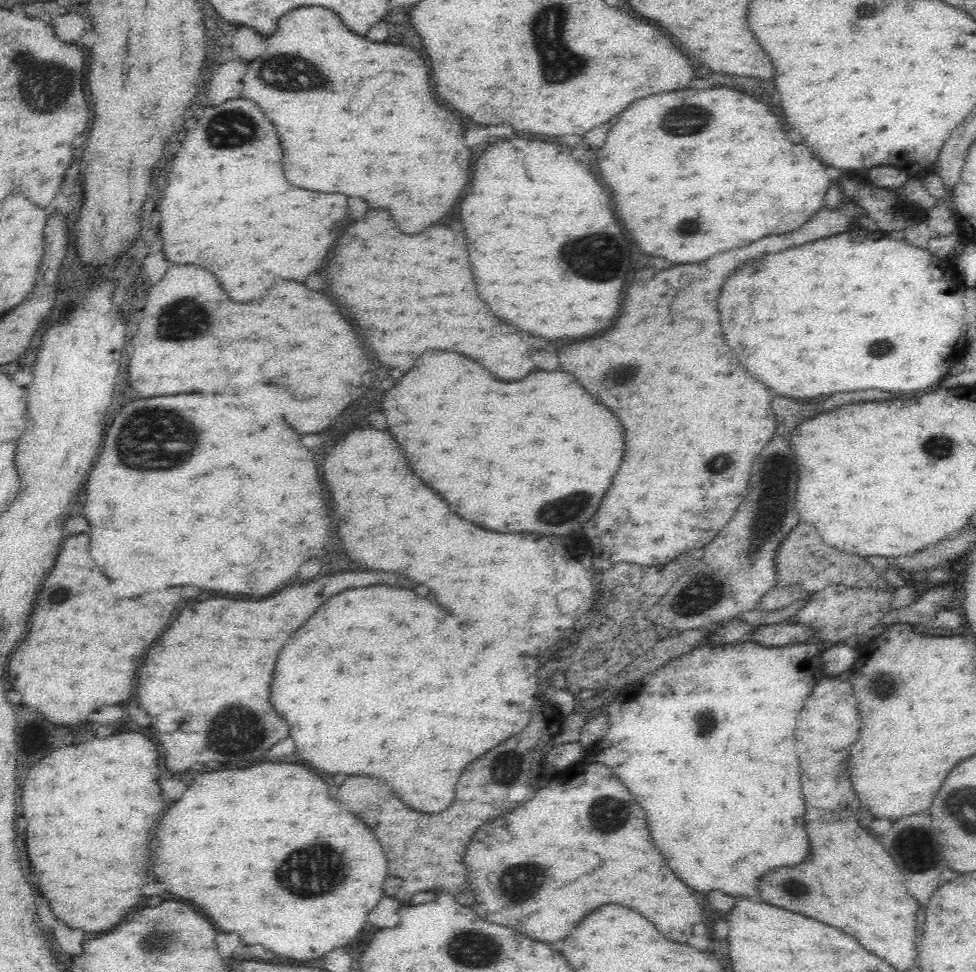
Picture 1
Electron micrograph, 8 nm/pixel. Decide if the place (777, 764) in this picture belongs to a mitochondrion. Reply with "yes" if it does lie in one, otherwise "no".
no

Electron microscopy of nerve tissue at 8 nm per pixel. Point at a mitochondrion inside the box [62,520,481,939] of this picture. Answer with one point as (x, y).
(299, 875)

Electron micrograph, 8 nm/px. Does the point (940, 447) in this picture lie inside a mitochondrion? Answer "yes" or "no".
yes

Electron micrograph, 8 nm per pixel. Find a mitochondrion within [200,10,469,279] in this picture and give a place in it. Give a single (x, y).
(285, 70)

